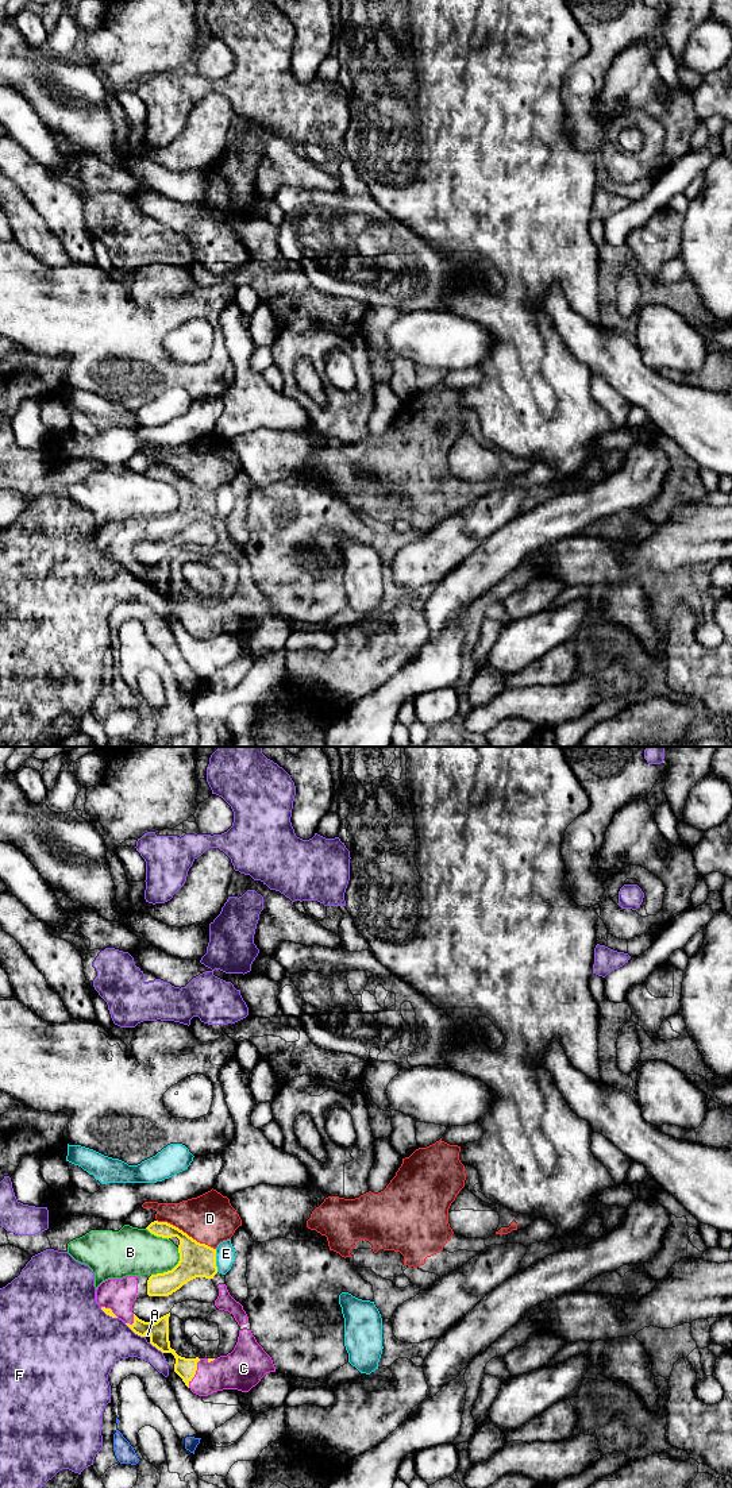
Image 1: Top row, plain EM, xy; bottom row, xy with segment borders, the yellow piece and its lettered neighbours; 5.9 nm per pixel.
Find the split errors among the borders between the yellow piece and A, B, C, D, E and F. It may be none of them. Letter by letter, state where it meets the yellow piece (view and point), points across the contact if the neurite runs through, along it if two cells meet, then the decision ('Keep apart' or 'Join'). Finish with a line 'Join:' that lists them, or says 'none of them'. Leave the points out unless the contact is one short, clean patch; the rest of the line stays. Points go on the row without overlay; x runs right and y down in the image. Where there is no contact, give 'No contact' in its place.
A: Touches yellow at xy (147, 575). Boundary: xy (150, 578), (145, 579). Keep apart
B: Touches yellow at xy (173, 512). Keep apart
C: Touches yellow at xy (195, 617). Join
D: Touches yellow at xy (185, 477). Keep apart
E: Touches yellow at xy (215, 504). Keep apart
F: Touches yellow at xy (135, 577). Keep apart
Join: C

